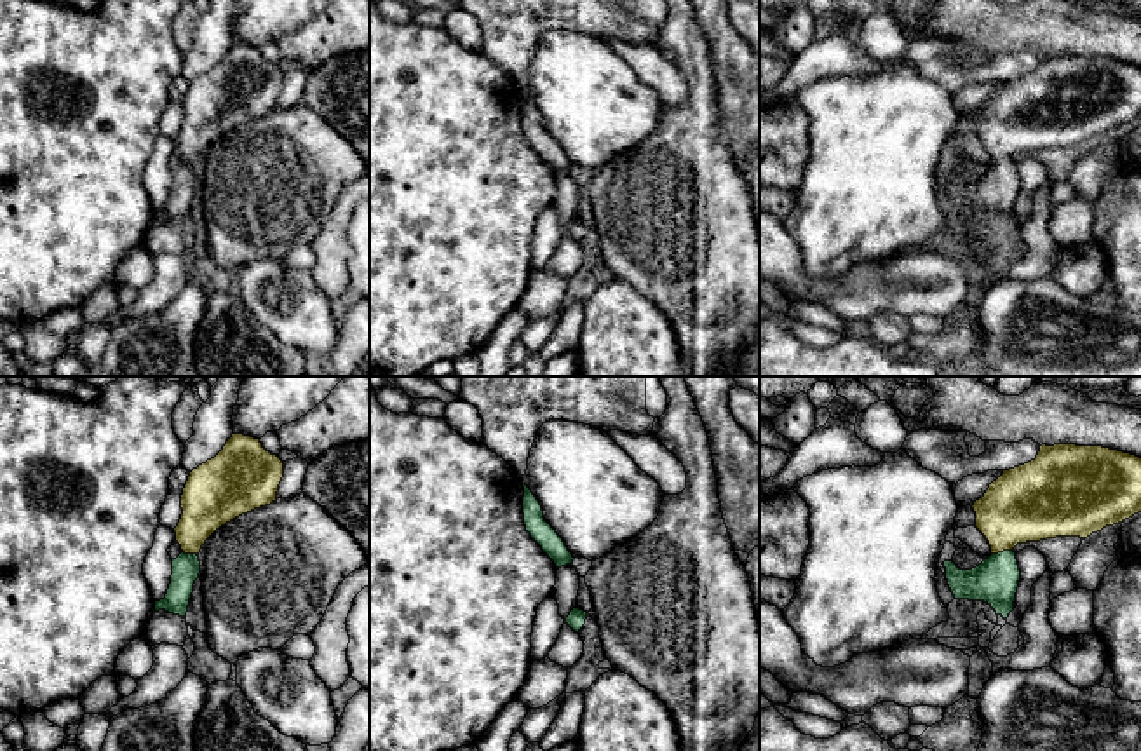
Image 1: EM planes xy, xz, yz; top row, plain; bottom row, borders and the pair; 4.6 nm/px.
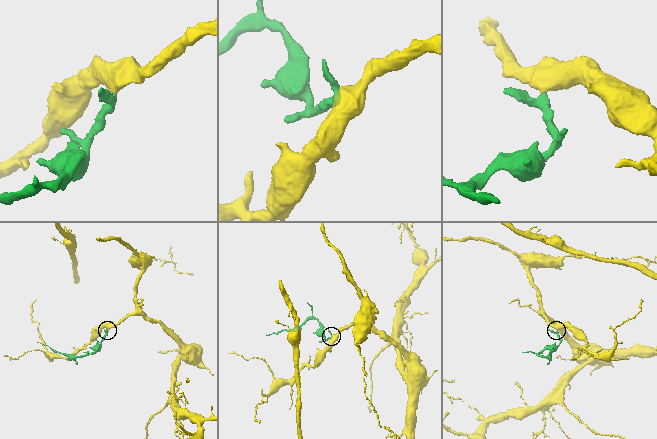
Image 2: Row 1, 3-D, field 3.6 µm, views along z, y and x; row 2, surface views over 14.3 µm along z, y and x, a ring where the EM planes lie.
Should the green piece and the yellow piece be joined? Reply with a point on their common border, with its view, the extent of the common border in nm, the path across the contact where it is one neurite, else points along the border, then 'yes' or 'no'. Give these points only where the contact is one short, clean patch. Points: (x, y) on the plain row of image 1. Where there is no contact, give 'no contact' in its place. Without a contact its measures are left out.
yz (1004, 161) | 110 nm | across yz (995, 190), (1000, 183), (1004, 161), (1004, 136), (1026, 114) | yes

